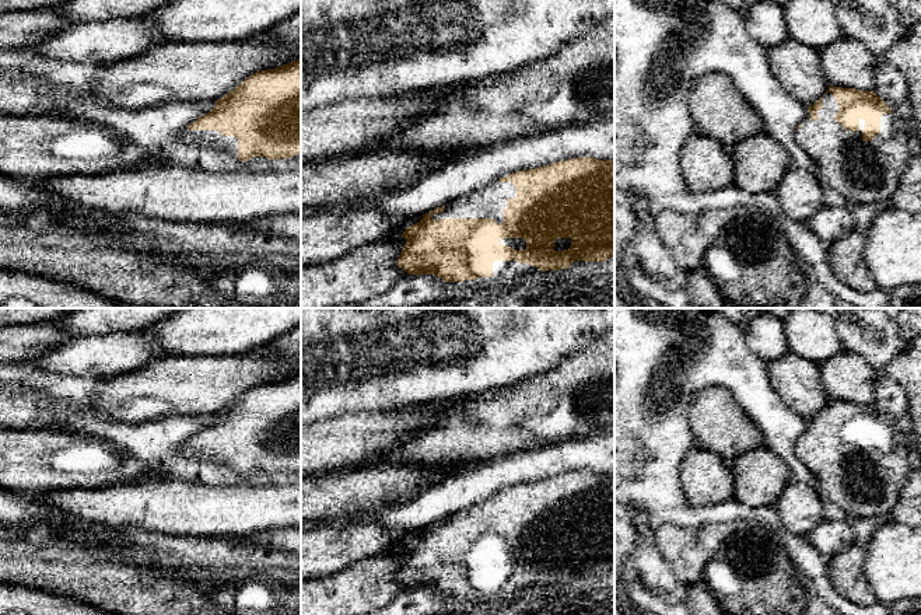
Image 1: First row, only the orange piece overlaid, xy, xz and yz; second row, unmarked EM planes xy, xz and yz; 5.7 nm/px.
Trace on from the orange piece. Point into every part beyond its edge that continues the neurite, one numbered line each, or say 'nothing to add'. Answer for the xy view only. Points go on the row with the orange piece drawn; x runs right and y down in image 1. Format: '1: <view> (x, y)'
1: xy (195, 137)

